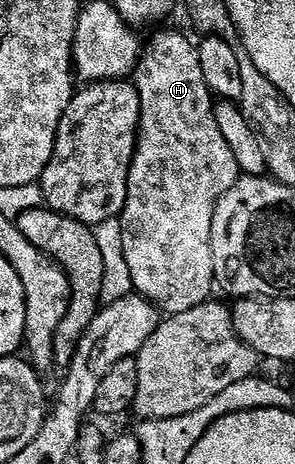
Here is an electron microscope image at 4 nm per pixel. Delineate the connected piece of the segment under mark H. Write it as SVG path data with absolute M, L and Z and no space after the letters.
M169 29L166 33L157 33L144 46L141 60L137 62L135 70L135 84L141 100L141 126L137 128L137 150L131 163L131 171L127 179L127 203L119 218L123 227L123 256L127 258L127 267L131 271L131 283L140 296L145 297L161 310L162 314L172 315L191 311L191 307L199 307L204 301L210 300L214 292L213 280L213 248L211 247L211 227L215 219L217 204L235 187L235 183L242 176L239 163L235 163L235 155L231 147L227 147L227 139L223 139L223 131L219 131L219 123L215 119L215 98L209 92L207 79L203 79L203 63L199 63L197 45L189 42L181 33Z

